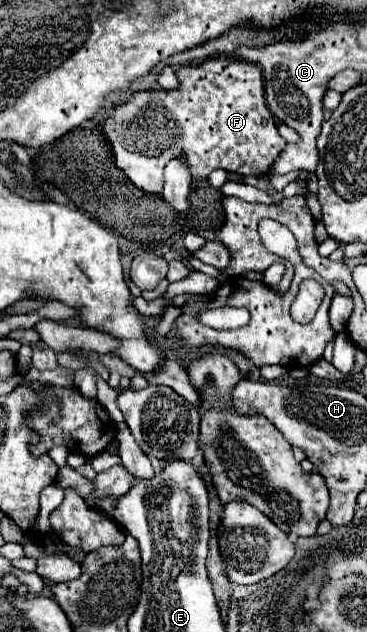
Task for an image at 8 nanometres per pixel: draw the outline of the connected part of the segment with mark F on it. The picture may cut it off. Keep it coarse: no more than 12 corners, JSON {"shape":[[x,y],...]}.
{"shape":[[211,57],[99,121],[115,165],[159,195],[183,157],[263,177],[285,149],[261,67]]}

